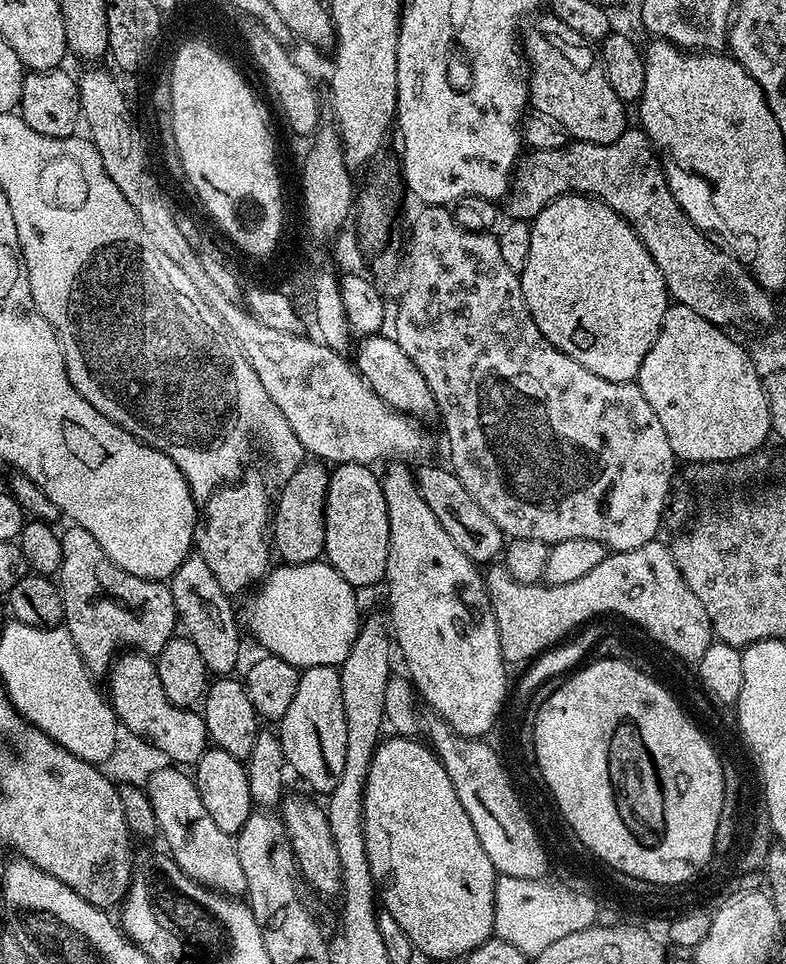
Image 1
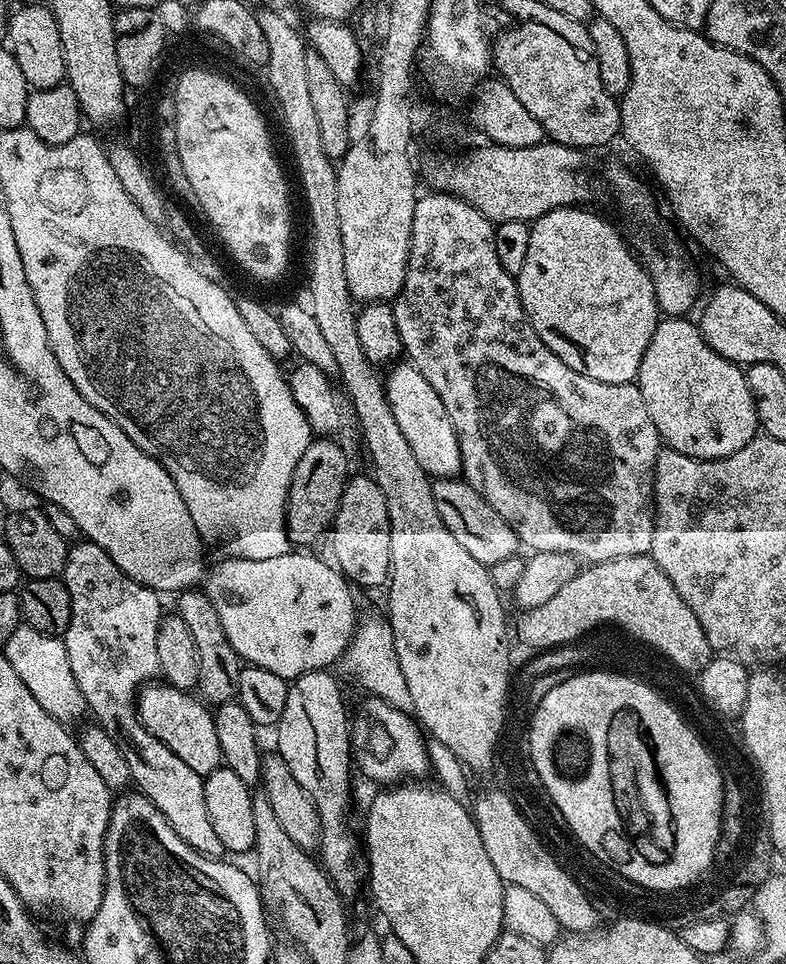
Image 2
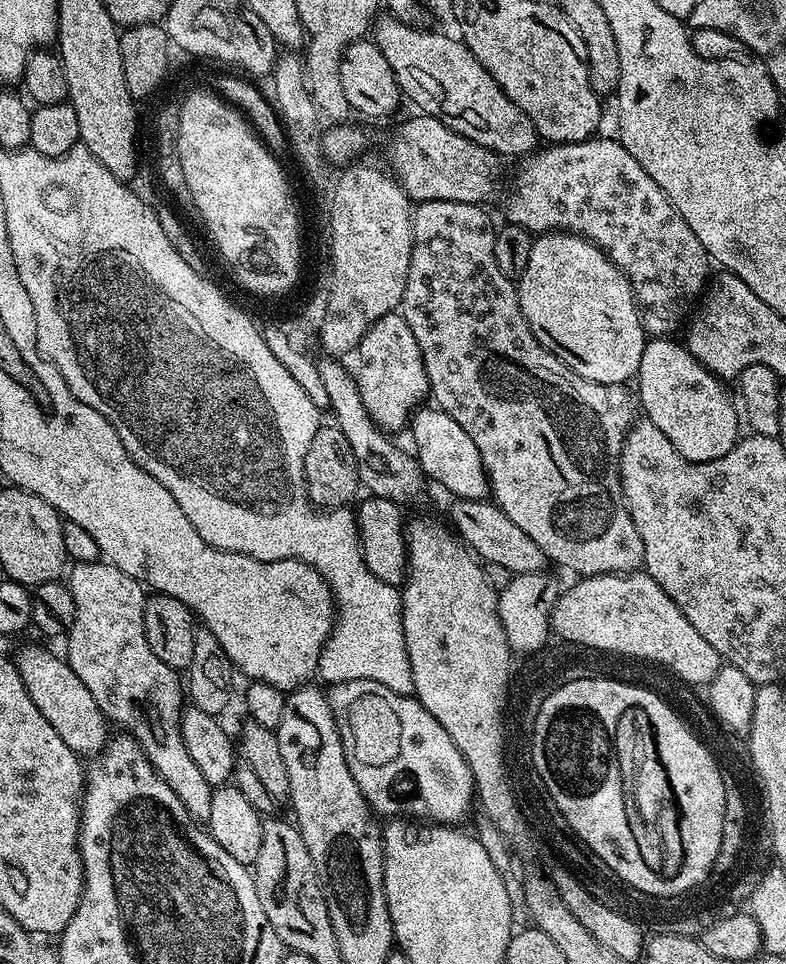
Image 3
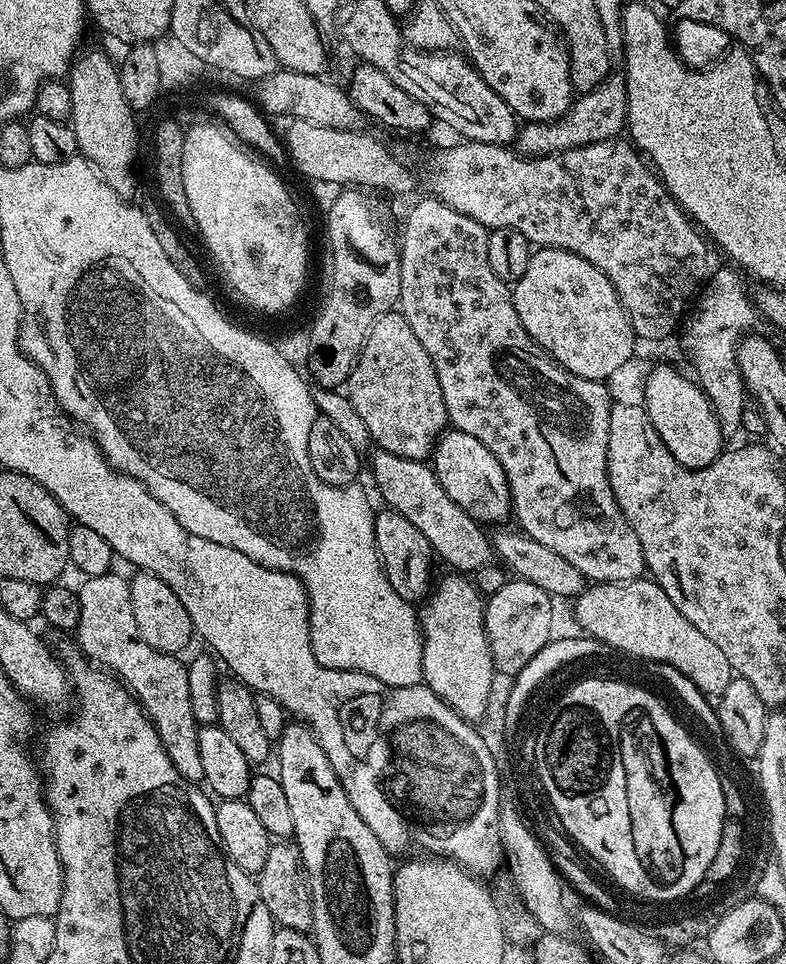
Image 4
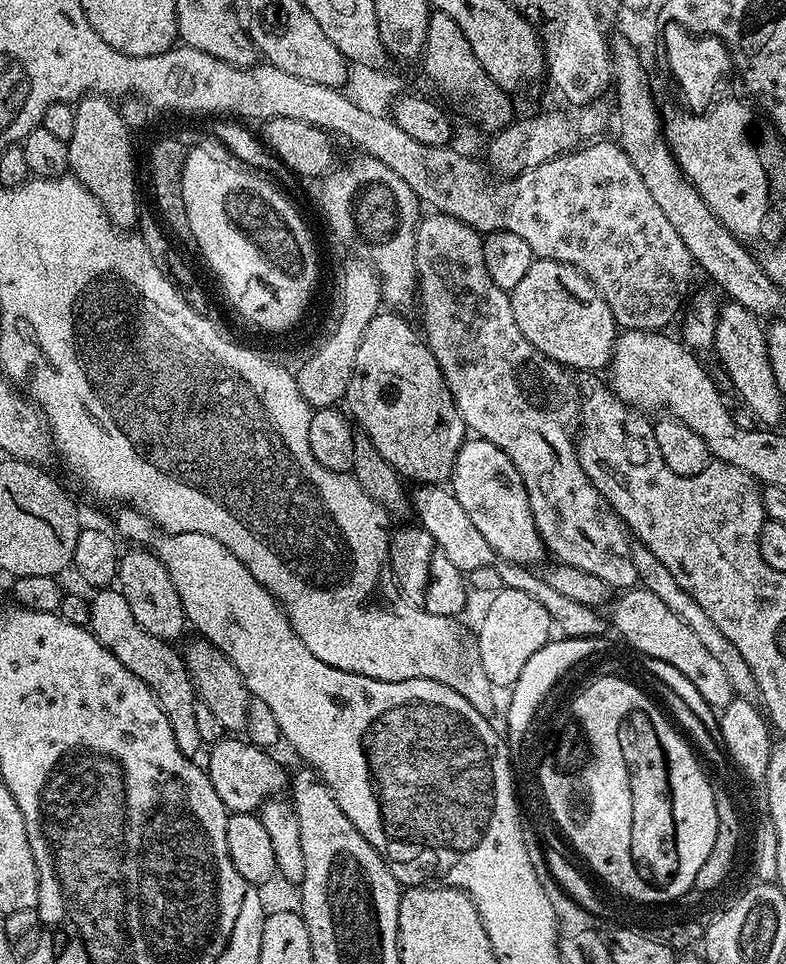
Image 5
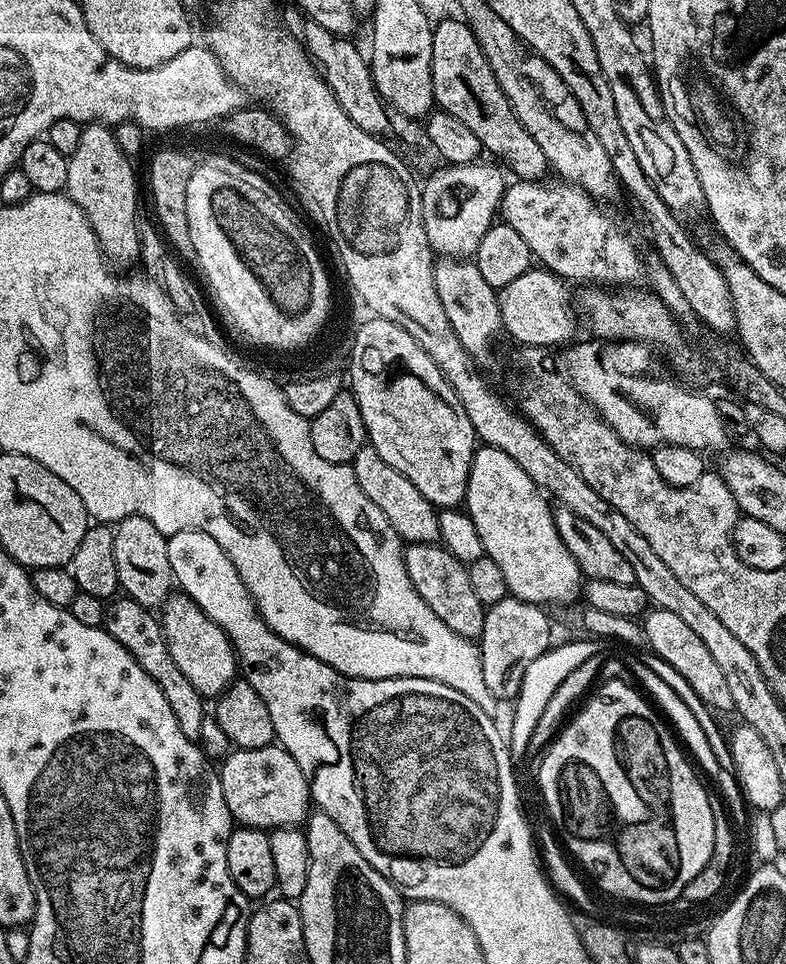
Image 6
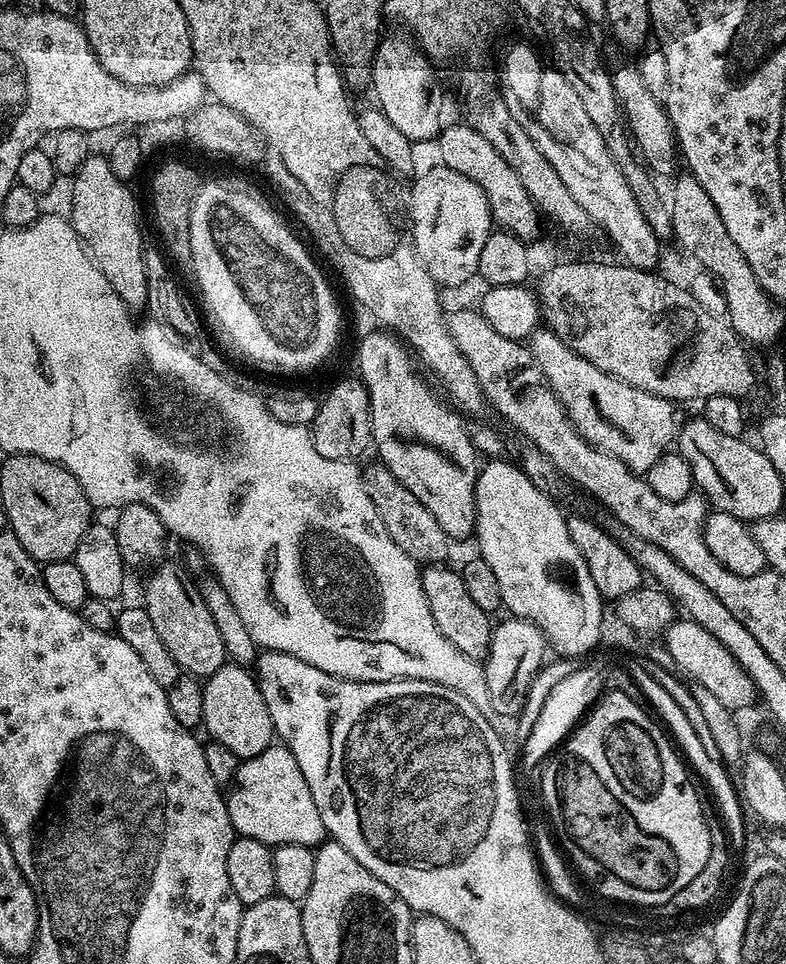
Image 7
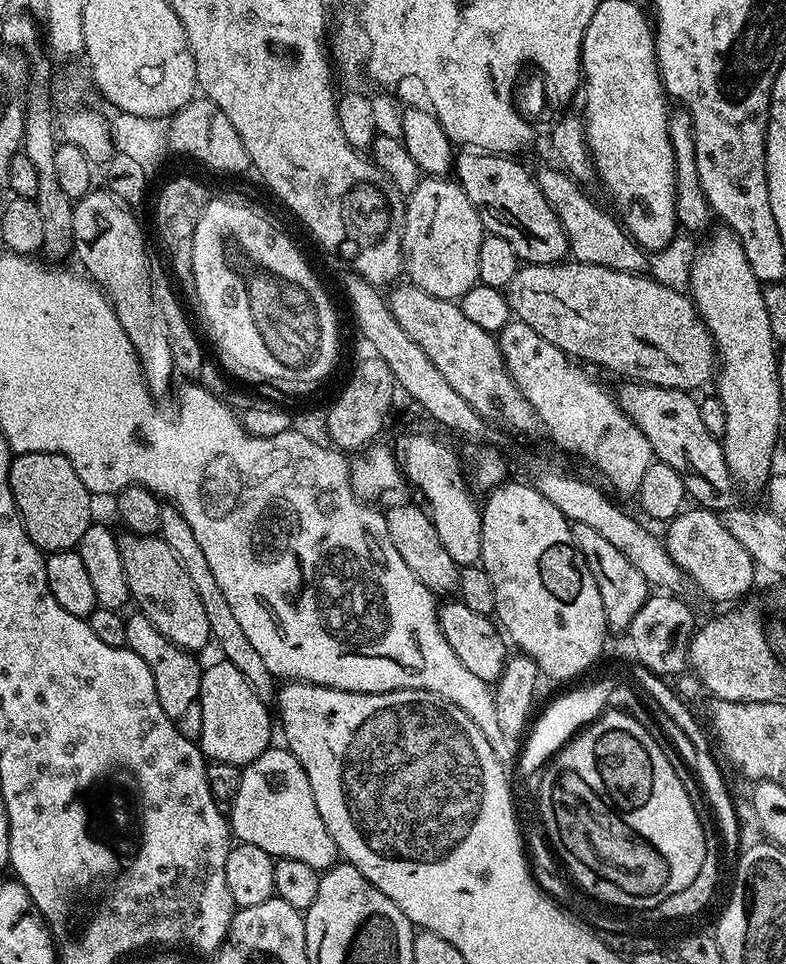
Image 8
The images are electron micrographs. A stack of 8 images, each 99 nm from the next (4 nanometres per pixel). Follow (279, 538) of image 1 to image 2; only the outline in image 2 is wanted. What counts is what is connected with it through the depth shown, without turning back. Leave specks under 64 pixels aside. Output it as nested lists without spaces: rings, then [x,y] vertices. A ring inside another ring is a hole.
[[[314,438],[306,446],[306,454],[298,458],[298,466],[288,487],[288,539],[296,546],[312,546],[320,535],[327,533],[338,514],[342,494],[350,479],[348,456],[332,438]]]

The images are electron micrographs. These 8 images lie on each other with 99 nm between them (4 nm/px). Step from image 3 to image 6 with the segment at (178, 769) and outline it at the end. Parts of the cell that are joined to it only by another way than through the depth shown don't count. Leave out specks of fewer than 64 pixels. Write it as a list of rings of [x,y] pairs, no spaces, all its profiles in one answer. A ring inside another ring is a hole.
[[[116,598],[107,605],[106,627],[117,642],[126,646],[126,650],[130,650],[134,662],[138,662],[138,666],[142,666],[142,670],[146,670],[146,674],[150,674],[150,678],[158,682],[158,690],[166,694],[166,702],[170,702],[170,710],[174,710],[174,718],[178,718],[182,734],[186,734],[186,738],[199,741],[202,722],[206,719],[204,712],[206,700],[198,694],[198,690],[194,690],[194,686],[190,686],[190,682],[182,675],[182,670],[178,670],[174,658],[170,658],[170,650],[166,646],[166,638],[160,628],[159,619],[138,602]]]

